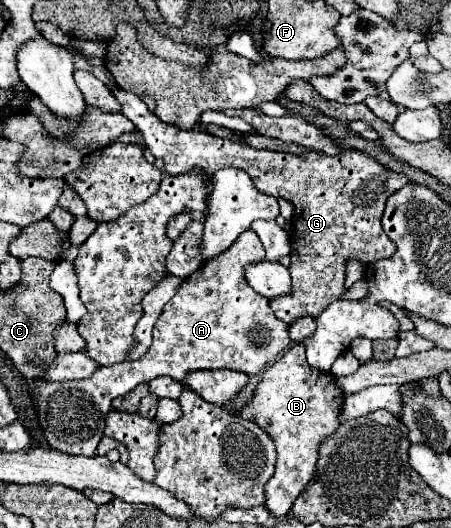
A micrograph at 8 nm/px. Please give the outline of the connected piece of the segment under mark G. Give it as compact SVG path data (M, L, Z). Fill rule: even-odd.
M122 88L112 90L112 94L122 104L120 112L130 118L142 134L150 152L164 160L166 174L182 174L194 166L202 168L208 176L224 166L244 168L260 192L274 194L276 198L294 204L290 232L292 292L270 300L270 306L280 320L292 324L300 316L316 318L328 304L344 296L344 264L348 258L358 258L362 264L369 265L396 252L396 246L384 234L380 220L386 198L410 180L404 174L388 170L372 156L358 150L342 150L336 156L314 150L304 154L256 150L244 142L212 136L206 130L180 130L166 124L148 110L140 96L124 92Z

